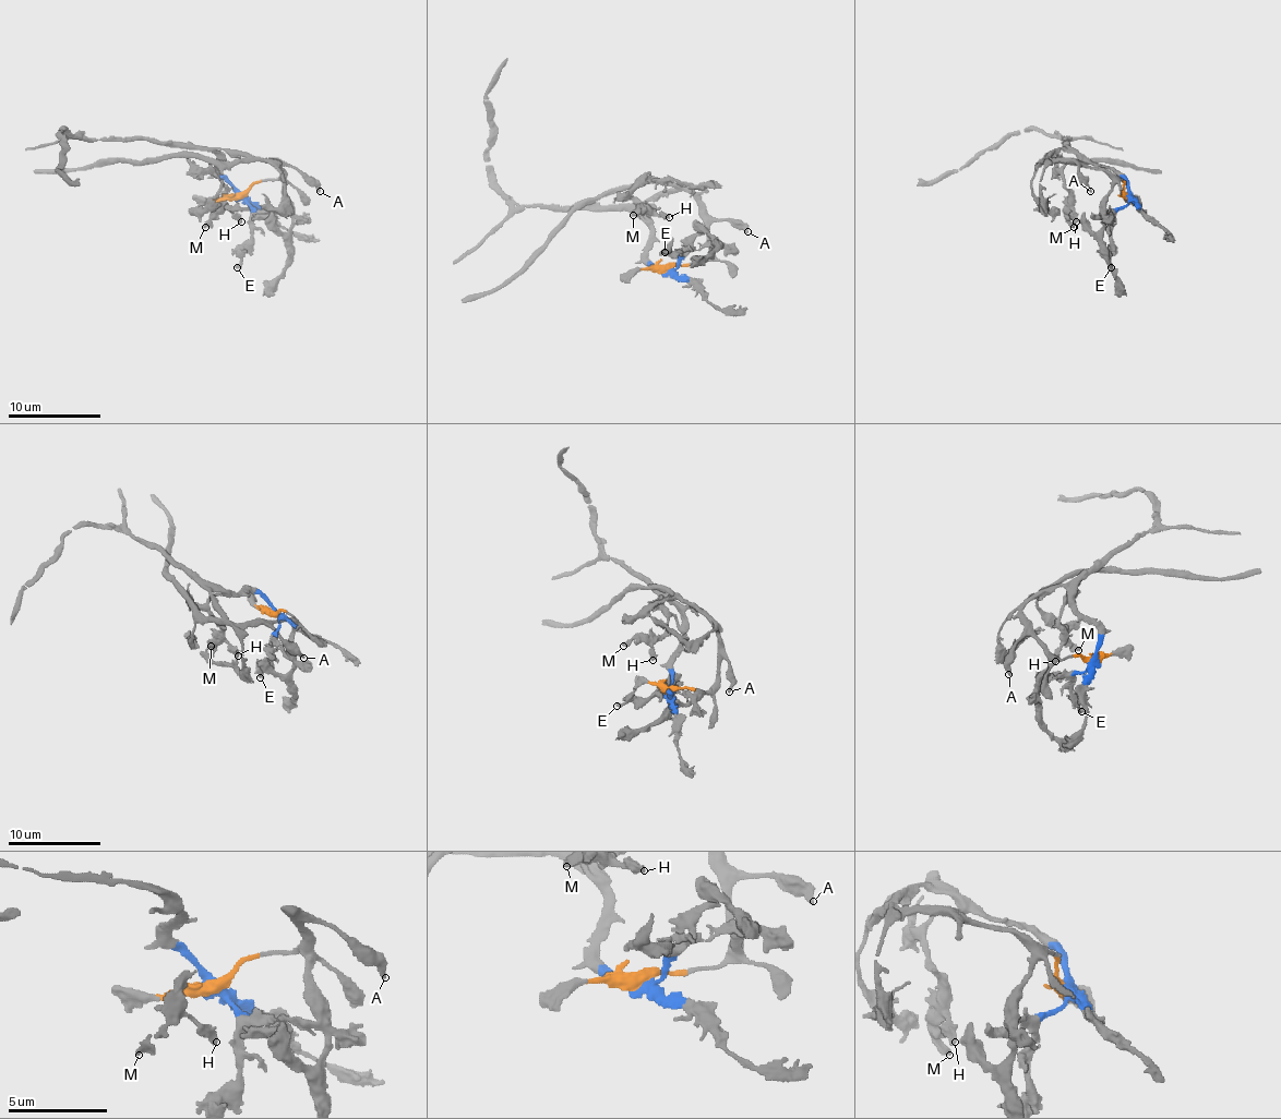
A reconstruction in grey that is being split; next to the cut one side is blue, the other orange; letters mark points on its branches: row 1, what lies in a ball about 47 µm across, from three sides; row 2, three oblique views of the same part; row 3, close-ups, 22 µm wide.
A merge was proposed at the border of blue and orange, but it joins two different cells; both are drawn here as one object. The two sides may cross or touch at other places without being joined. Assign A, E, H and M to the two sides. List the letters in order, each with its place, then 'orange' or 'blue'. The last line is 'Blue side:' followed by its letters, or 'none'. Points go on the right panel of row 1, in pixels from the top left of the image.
A: at (1090, 191); orange
E: at (1111, 267); blue
H: at (1076, 221); blue
M: at (1074, 227); blue
Blue side: E, H, M

